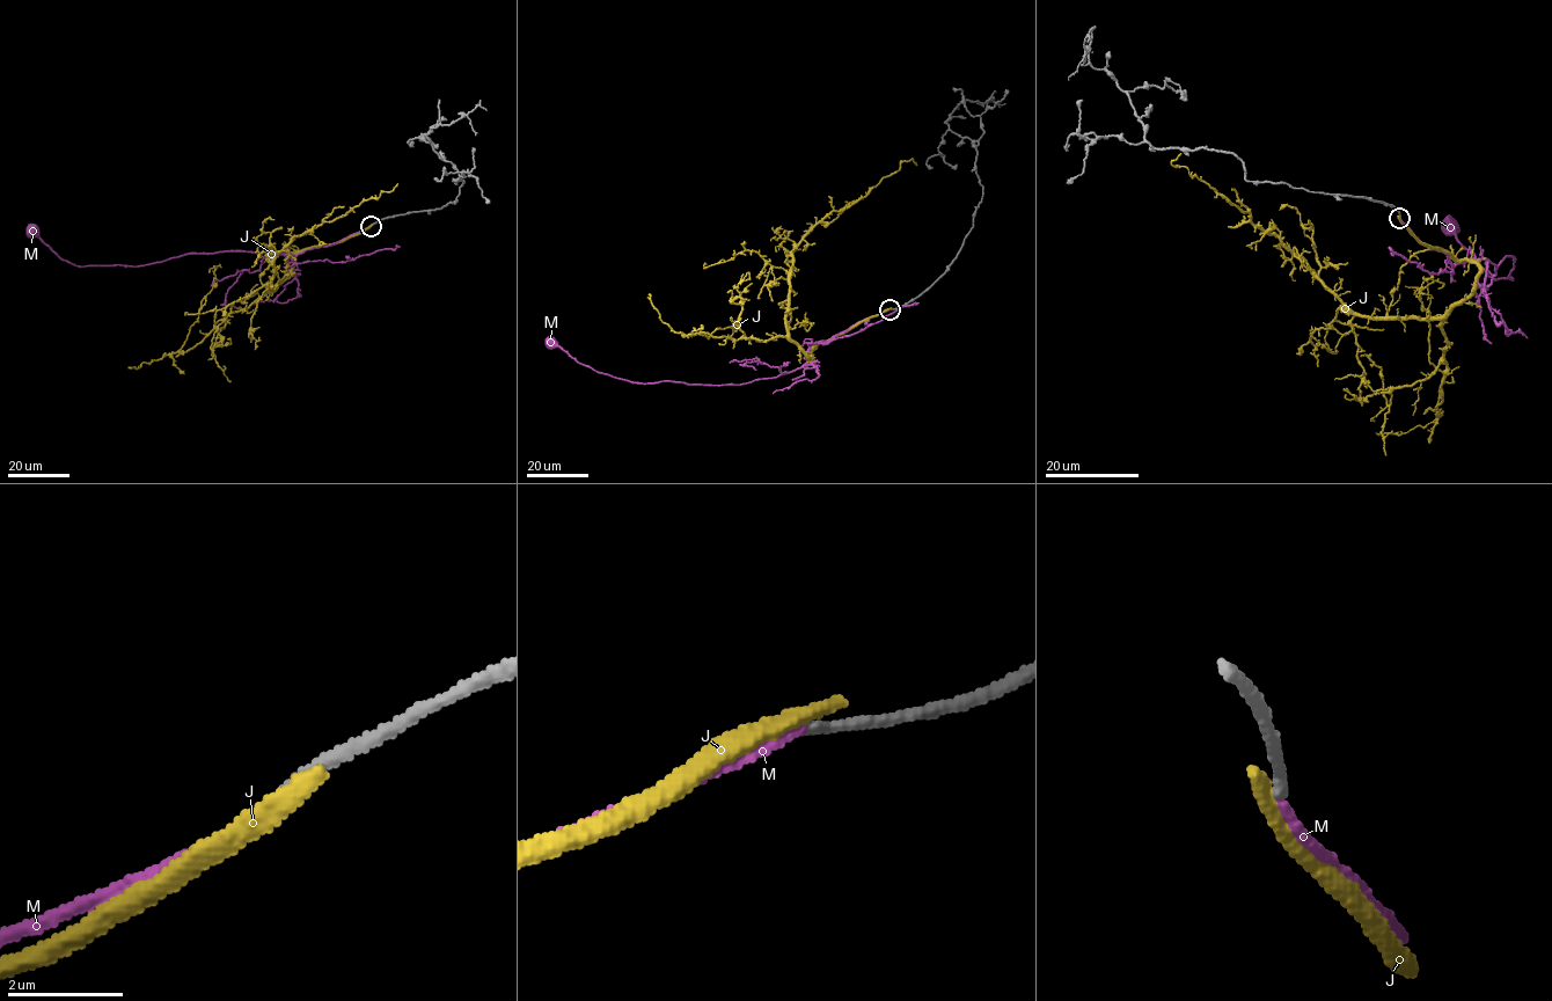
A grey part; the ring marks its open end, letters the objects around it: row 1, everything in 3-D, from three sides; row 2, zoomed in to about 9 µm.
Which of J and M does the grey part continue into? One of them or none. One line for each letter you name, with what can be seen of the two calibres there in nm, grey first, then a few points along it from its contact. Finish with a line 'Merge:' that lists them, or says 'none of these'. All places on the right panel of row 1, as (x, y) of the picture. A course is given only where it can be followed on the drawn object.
M: 200 nm thick on the grey side, 180 nm on the other; it runs (1400, 218), (1452, 267), (1478, 260), (1495, 267), (1514, 258), (1512, 279), (1493, 279), (1449, 227)
Merge: M

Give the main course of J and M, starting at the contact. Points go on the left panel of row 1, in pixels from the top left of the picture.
J: (371, 226), (292, 254), (286, 277), (266, 291), (273, 258), (294, 236), (397, 183)
M: (371, 226), (293, 257), (288, 253), (270, 257), (236, 251), (185, 254), (136, 265), (75, 265), (31, 232)

